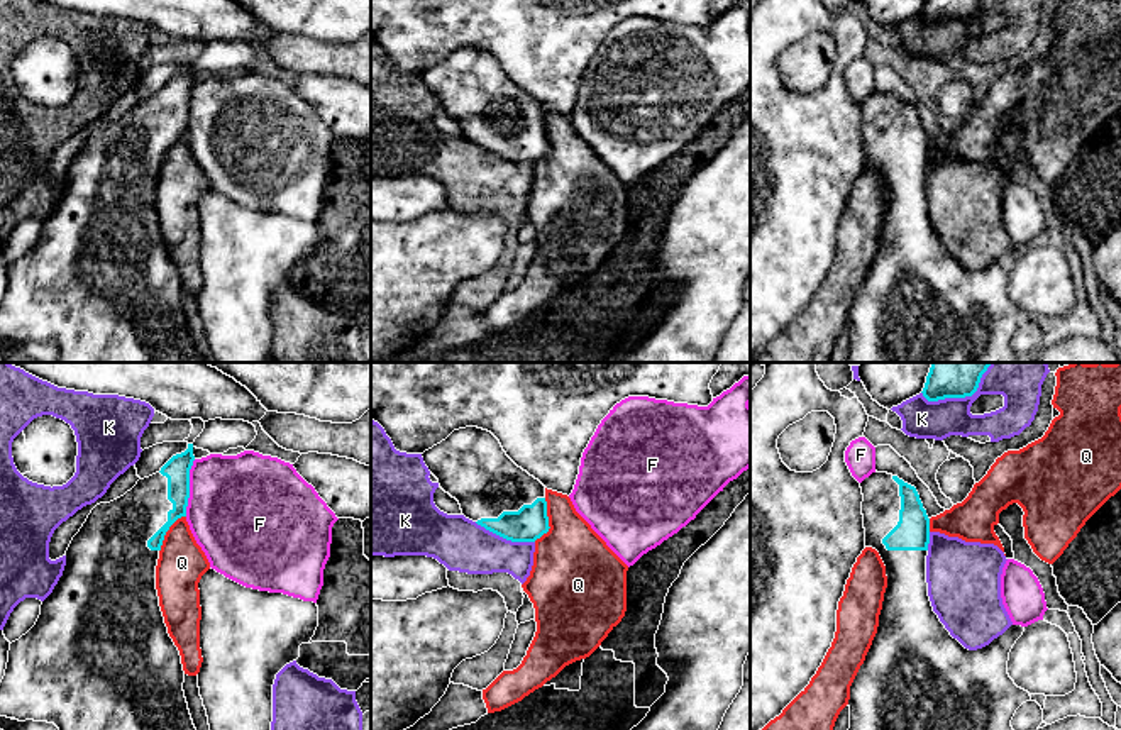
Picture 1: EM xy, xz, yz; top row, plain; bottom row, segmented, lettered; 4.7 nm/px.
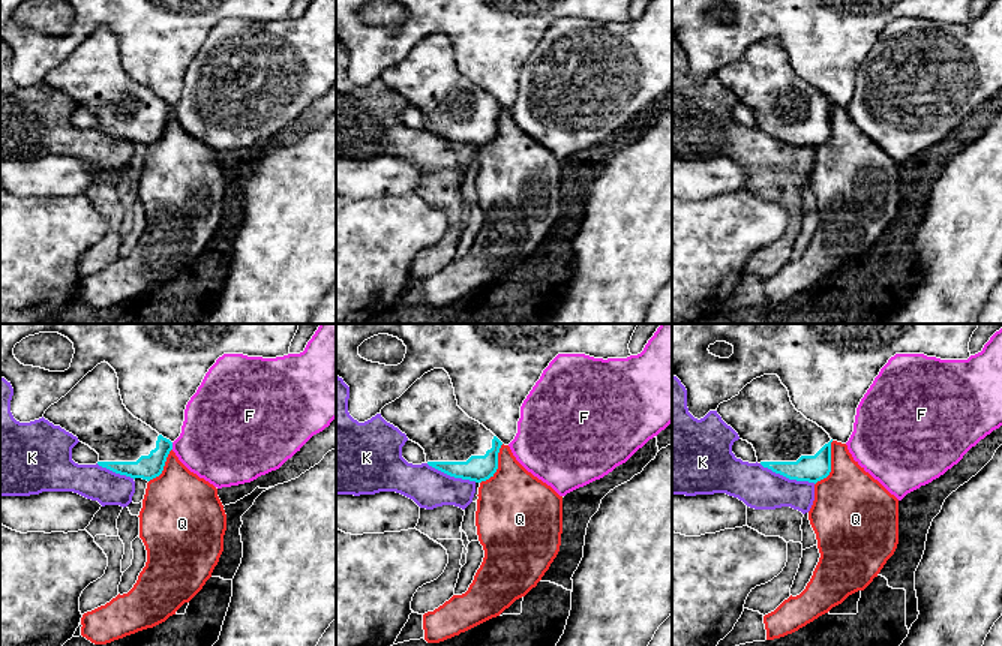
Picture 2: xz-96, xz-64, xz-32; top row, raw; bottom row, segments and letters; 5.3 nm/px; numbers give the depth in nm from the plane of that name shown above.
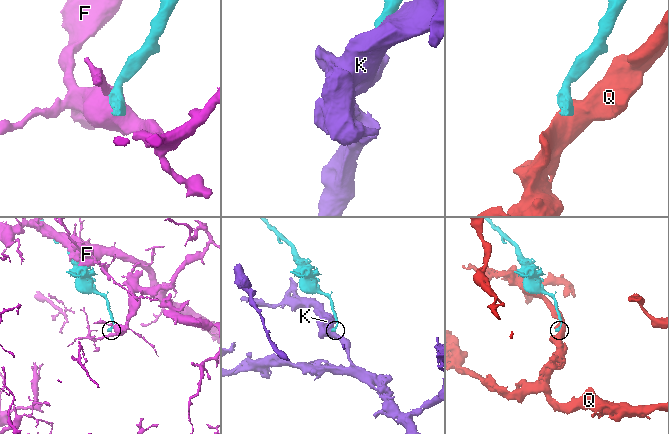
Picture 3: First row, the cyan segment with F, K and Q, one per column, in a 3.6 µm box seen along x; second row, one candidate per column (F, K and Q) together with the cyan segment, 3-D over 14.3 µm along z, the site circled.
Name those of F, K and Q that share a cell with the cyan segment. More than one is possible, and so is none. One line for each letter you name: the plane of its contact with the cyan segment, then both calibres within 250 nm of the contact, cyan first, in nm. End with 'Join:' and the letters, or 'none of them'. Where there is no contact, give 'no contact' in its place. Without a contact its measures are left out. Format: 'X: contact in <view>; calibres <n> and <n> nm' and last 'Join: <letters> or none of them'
Join: none of them

